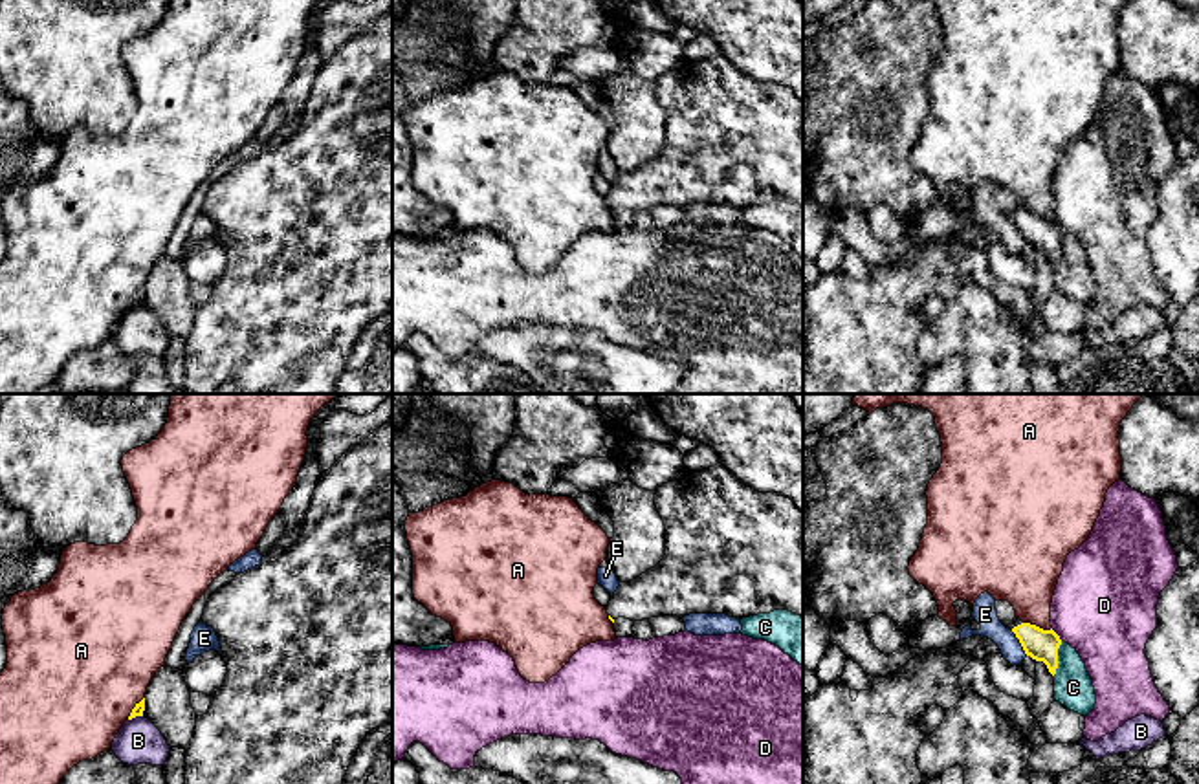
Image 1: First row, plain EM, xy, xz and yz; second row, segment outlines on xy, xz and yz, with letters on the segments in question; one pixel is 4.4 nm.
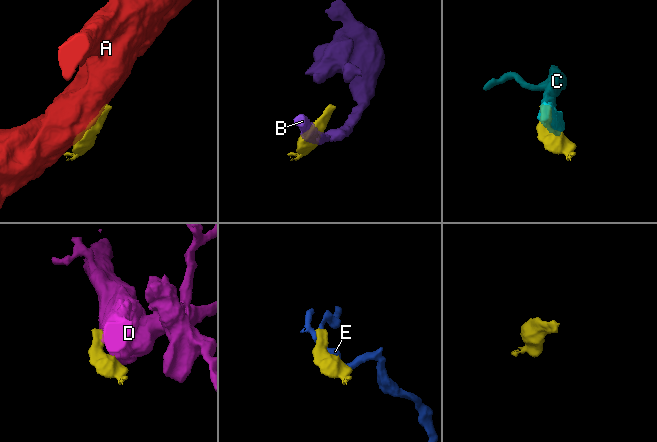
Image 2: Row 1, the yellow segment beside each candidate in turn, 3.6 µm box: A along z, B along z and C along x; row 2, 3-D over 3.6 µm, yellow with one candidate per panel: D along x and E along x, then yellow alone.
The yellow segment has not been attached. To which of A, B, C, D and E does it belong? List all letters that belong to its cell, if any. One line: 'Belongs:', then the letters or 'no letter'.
Belongs: no letter

